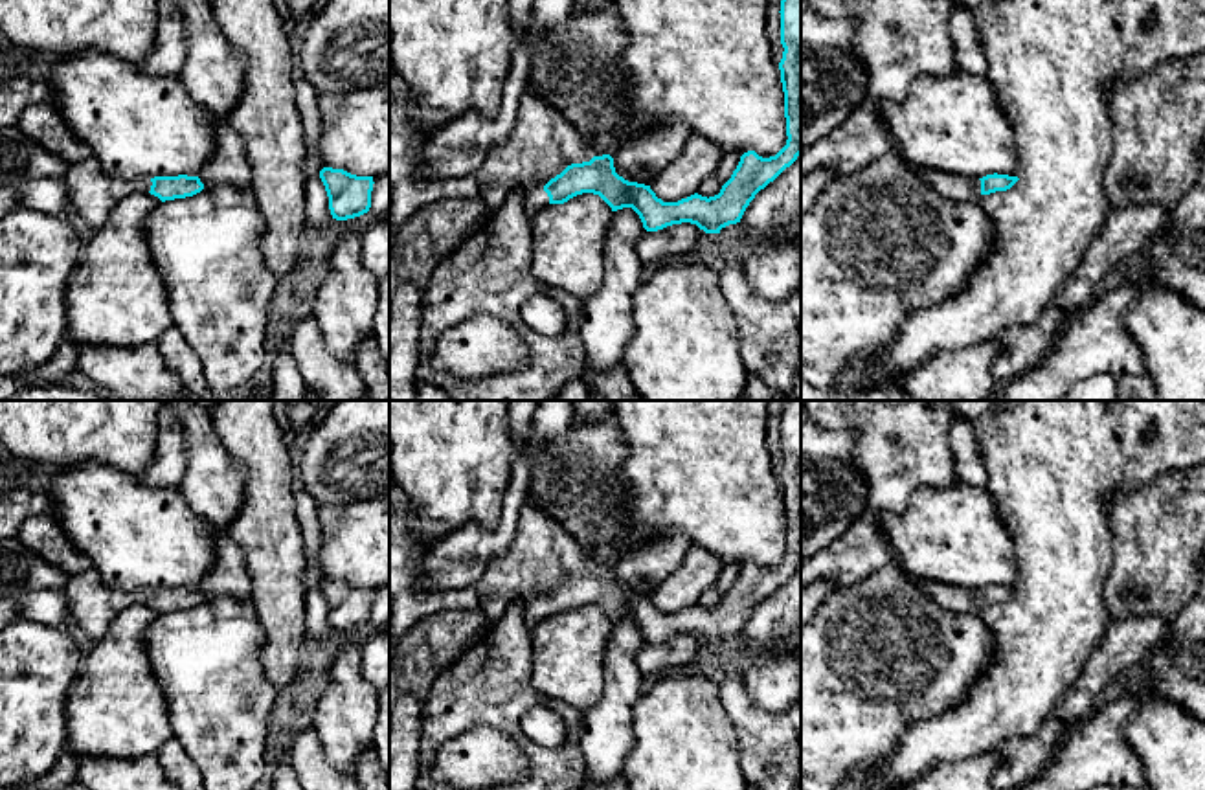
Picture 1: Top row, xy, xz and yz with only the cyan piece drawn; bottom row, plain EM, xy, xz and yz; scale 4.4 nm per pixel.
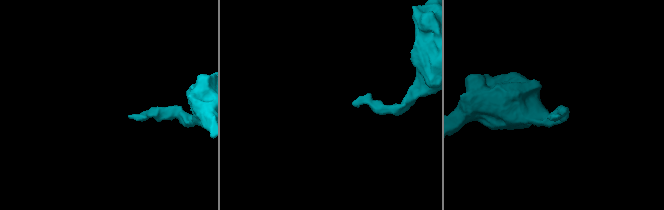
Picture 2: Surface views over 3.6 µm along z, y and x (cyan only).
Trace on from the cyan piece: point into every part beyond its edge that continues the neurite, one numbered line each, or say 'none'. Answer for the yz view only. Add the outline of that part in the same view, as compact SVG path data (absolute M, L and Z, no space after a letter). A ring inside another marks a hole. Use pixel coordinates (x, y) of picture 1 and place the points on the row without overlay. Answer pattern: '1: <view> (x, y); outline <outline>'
1: yz (956, 599); outline M917 579L917 584L922 592L926 592L935 603L942 608L955 612L955 614L972 614L981 606L981 592L948 586L942 582L931 582L924 579Z

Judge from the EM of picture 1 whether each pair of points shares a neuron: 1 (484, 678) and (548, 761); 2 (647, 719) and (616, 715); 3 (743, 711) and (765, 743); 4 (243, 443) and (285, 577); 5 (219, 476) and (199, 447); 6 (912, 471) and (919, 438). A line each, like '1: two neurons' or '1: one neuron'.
1: one neuron
2: two neurons
3: one neuron
4: one neuron
5: one neuron
6: one neuron

